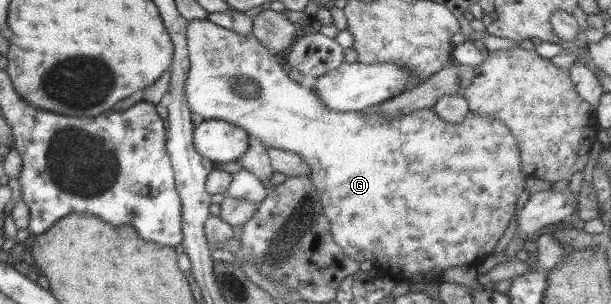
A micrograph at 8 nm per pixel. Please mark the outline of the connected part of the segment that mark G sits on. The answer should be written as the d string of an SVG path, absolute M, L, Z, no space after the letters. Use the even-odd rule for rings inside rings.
M191 20L186 22L185 28L186 49L188 52L189 70L185 81L185 100L188 104L190 113L197 114L203 120L223 121L233 123L233 125L245 130L251 138L261 142L263 147L291 151L309 167L308 179L319 193L323 214L329 221L329 229L333 241L347 257L353 261L370 261L373 266L379 268L386 275L397 281L409 281L411 275L421 275L427 271L441 272L449 267L461 267L461 265L476 264L477 261L484 259L494 250L499 237L511 219L515 211L515 202L521 193L526 190L526 181L521 174L521 162L519 162L519 148L511 132L507 130L499 119L494 119L487 115L478 117L469 112L458 125L450 125L442 121L432 109L413 111L408 115L399 115L394 119L388 119L387 115L376 113L377 107L373 106L366 112L338 113L330 111L320 100L319 96L311 88L302 87L301 84L294 83L289 79L287 73L282 69L279 61L276 61L274 52L262 47L252 34L237 35L224 27L219 27L209 20Z

